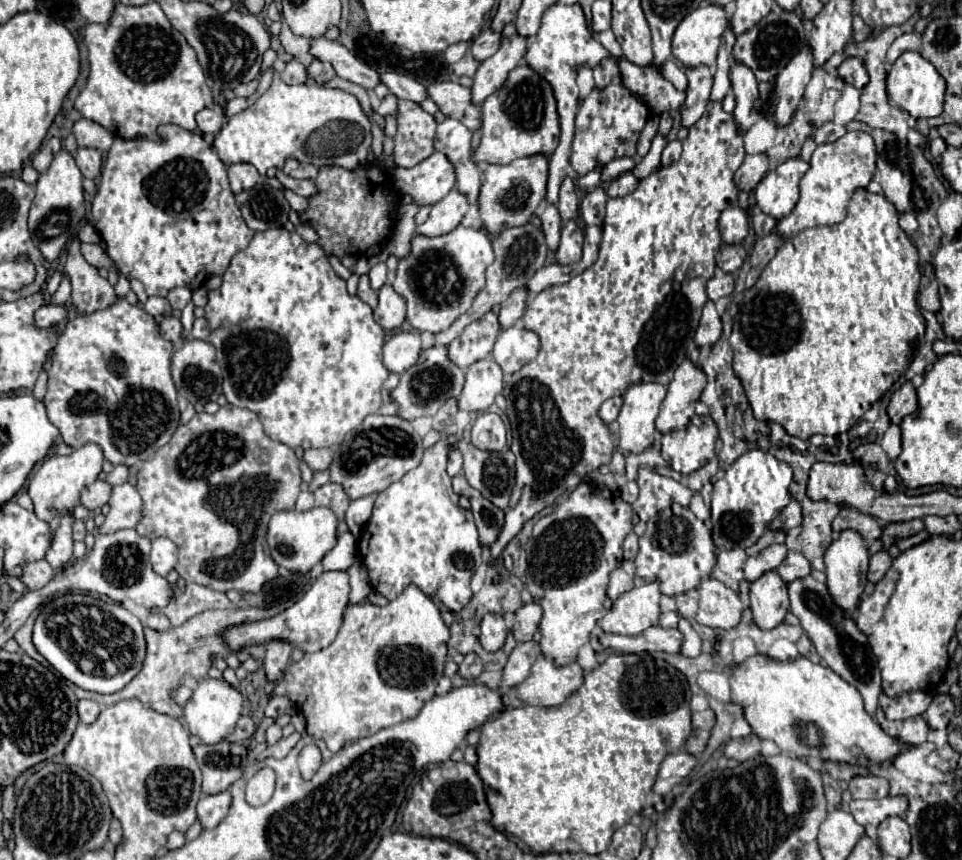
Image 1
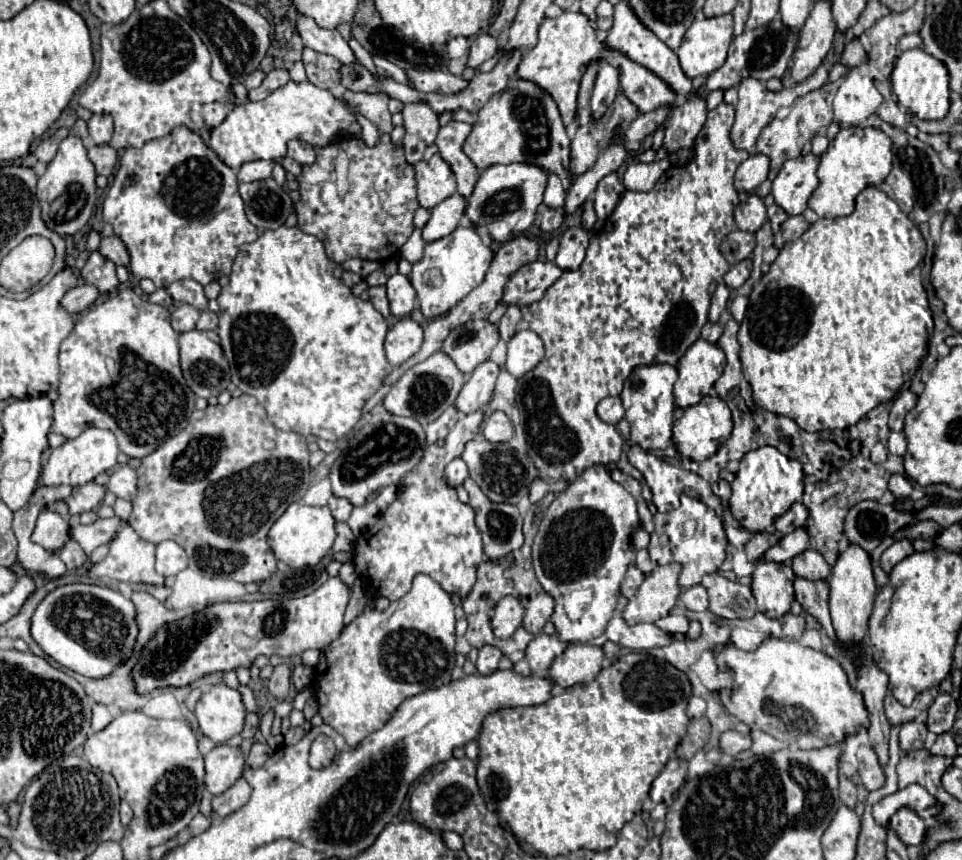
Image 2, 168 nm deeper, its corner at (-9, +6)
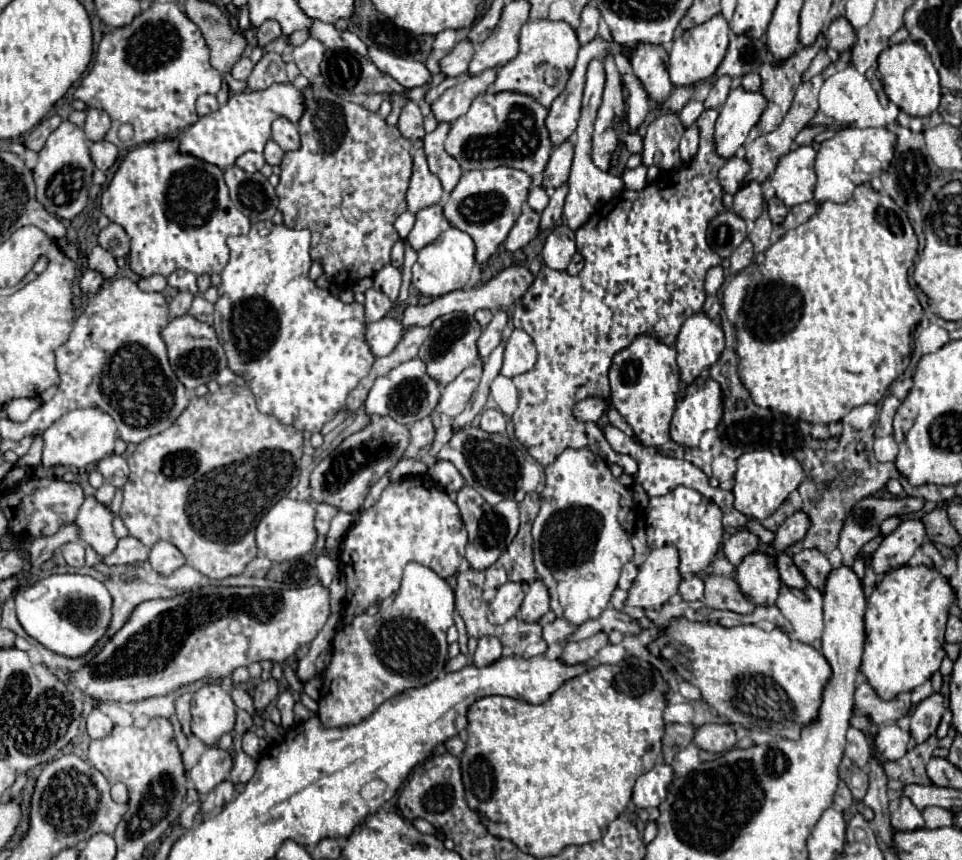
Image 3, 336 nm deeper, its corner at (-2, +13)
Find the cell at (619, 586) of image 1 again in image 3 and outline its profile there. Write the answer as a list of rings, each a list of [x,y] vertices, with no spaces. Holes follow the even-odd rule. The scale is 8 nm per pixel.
[[[627,562],[627,564],[623,566],[621,578],[619,578],[619,588],[621,588],[621,590],[629,590],[629,586],[631,586],[633,580],[635,580],[635,576],[637,576],[637,566],[635,566],[633,562]]]

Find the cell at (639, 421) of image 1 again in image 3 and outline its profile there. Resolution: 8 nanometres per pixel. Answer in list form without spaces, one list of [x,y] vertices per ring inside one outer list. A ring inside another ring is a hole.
[[[651,334],[637,336],[629,348],[613,356],[609,368],[611,406],[617,408],[617,412],[627,420],[635,436],[645,446],[659,448],[669,440],[669,422],[675,412],[675,402],[681,386],[675,356],[677,352],[673,346],[663,344],[659,338]]]

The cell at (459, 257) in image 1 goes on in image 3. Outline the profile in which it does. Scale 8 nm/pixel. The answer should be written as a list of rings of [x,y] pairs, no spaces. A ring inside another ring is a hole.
[[[451,226],[445,232],[441,232],[441,236],[435,242],[419,250],[419,258],[413,264],[413,284],[423,296],[437,298],[447,292],[465,288],[465,284],[471,278],[473,266],[475,266],[475,244],[471,236]]]

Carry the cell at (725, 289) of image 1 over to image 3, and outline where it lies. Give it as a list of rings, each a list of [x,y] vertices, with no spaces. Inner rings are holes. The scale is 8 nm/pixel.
[[[745,238],[745,240],[741,242],[741,246],[737,246],[737,248],[733,250],[733,254],[731,254],[729,260],[731,260],[731,272],[733,272],[733,274],[745,270],[745,268],[751,264],[751,260],[753,260],[753,244],[751,244],[751,240]]]

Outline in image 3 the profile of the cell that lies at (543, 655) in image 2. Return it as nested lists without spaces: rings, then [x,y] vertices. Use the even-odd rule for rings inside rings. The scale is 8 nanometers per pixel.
[[[557,618],[555,622],[543,626],[543,640],[545,640],[547,644],[565,642],[575,630],[577,630],[575,624],[571,624],[571,622],[565,620],[565,618]]]

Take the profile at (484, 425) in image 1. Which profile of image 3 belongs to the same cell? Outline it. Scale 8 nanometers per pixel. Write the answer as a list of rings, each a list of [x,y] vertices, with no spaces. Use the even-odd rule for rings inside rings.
[[[483,410],[481,428],[485,432],[505,432],[505,416],[499,410]]]

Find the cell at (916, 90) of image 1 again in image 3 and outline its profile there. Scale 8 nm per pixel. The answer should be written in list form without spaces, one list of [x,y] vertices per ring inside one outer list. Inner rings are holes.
[[[907,38],[901,44],[887,46],[879,58],[879,72],[883,80],[883,90],[889,96],[893,104],[897,104],[903,112],[909,116],[929,116],[933,110],[937,110],[941,100],[941,86],[939,86],[939,74],[933,68],[933,62],[929,60],[929,52],[911,38]]]

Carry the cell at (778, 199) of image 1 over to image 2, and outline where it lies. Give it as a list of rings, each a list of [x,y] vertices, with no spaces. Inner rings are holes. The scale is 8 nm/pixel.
[[[814,153],[800,155],[796,161],[794,161],[794,159],[788,159],[788,161],[782,165],[782,169],[780,169],[780,173],[776,175],[776,179],[772,181],[774,201],[776,201],[776,205],[780,205],[788,215],[800,215],[800,213],[804,213],[806,203],[808,203],[808,197],[810,197],[812,191],[818,187],[818,177],[816,177],[818,163],[820,163],[820,157],[816,157]]]

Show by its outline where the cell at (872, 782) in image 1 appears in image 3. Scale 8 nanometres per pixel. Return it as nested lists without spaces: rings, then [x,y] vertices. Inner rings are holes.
[[[849,728],[845,756],[849,756],[859,768],[863,768],[871,758],[871,744],[865,740],[865,734],[857,728]]]

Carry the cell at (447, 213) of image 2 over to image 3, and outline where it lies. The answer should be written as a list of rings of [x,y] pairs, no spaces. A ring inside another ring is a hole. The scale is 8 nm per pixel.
[[[439,204],[423,208],[421,212],[415,214],[415,226],[407,236],[407,242],[413,250],[421,250],[423,246],[431,244],[439,234],[441,234],[441,220],[443,220],[443,210]]]

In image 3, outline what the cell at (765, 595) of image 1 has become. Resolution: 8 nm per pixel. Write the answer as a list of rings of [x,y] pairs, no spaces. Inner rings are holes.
[[[761,552],[745,556],[743,562],[737,566],[735,582],[739,584],[741,592],[749,600],[753,600],[753,604],[773,606],[781,588],[775,558]]]

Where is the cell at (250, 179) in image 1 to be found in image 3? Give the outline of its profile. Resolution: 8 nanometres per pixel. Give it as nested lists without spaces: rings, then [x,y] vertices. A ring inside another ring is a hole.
[[[245,152],[241,158],[237,158],[235,162],[239,168],[243,168],[245,172],[257,172],[265,166],[265,158],[259,152]]]

